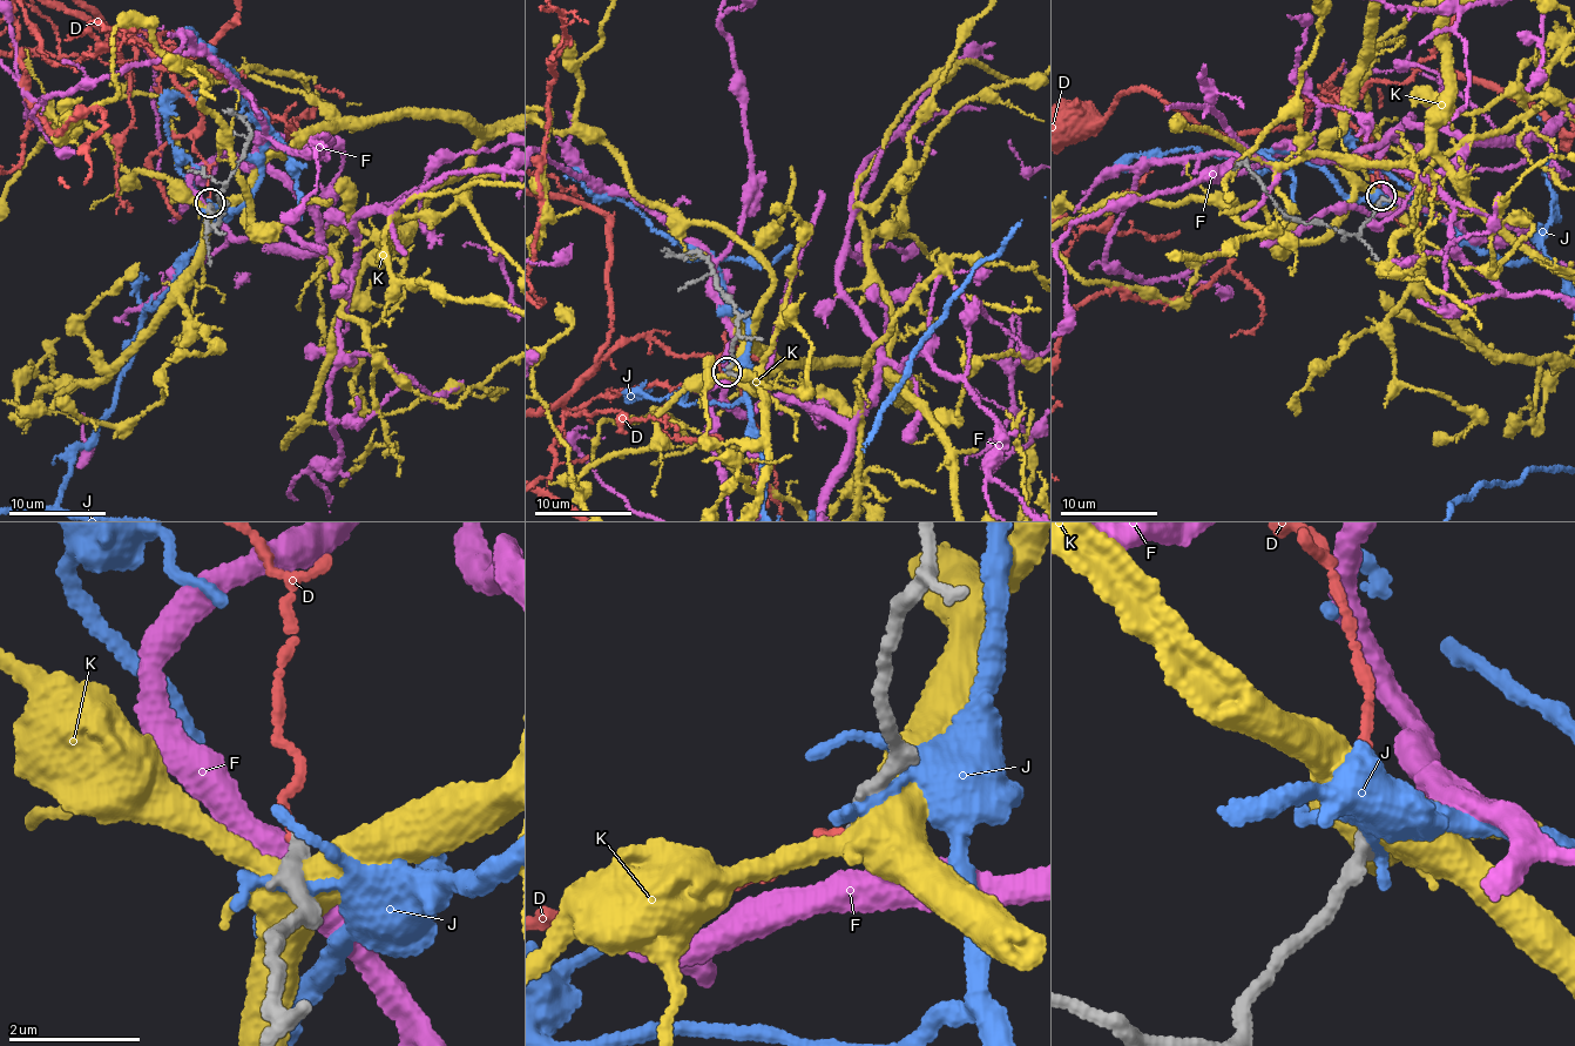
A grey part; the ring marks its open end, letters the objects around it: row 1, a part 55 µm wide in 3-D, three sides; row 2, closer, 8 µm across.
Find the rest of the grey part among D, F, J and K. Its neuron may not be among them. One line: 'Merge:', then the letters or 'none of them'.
Merge: D

